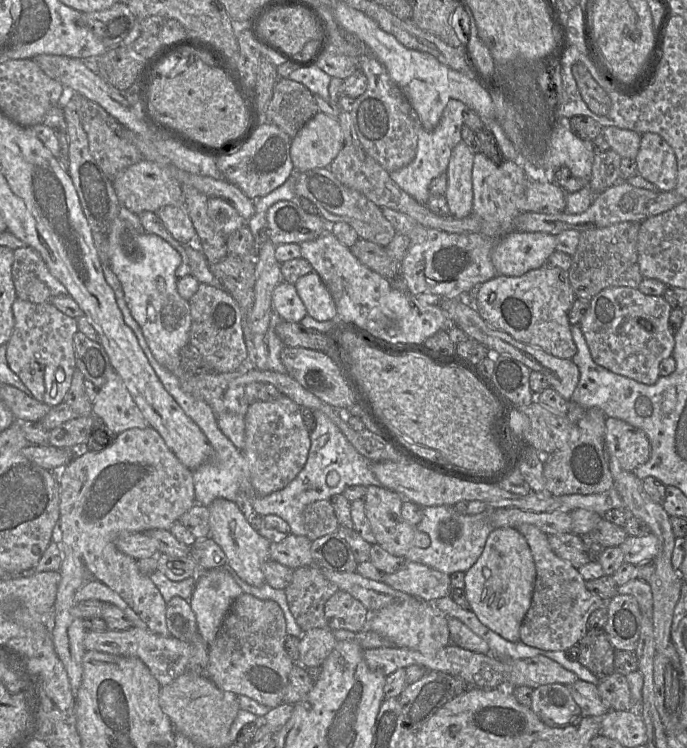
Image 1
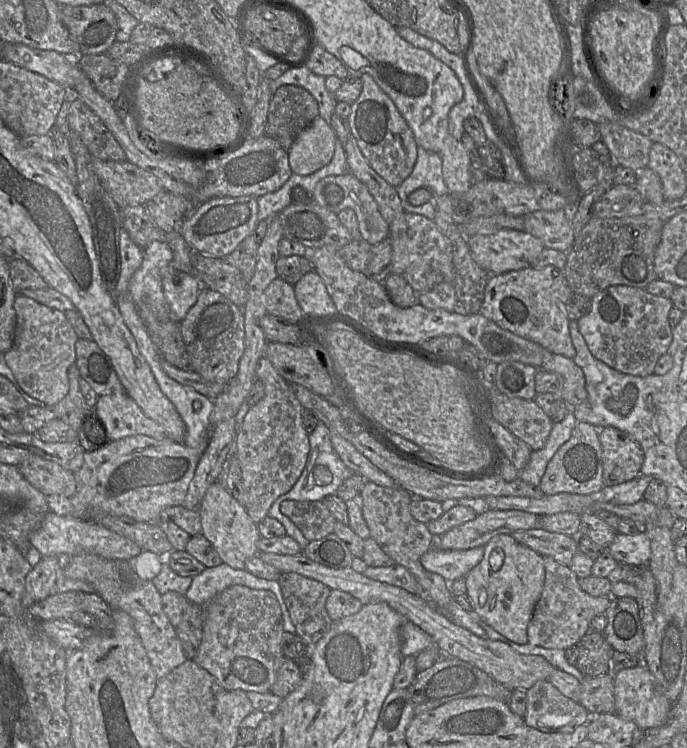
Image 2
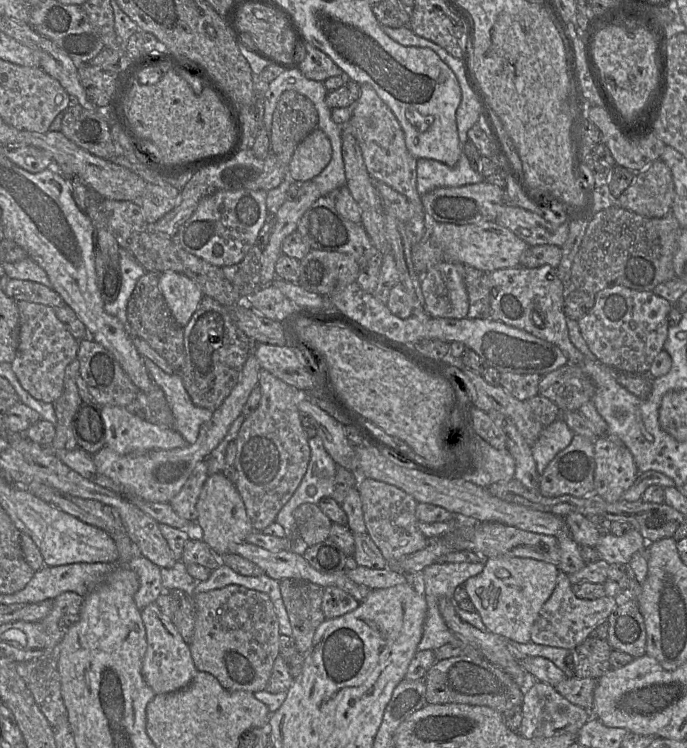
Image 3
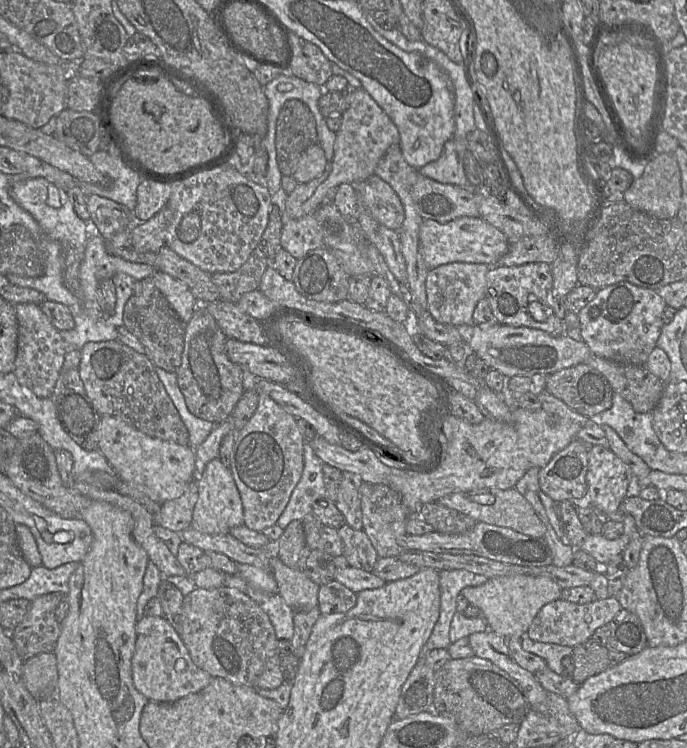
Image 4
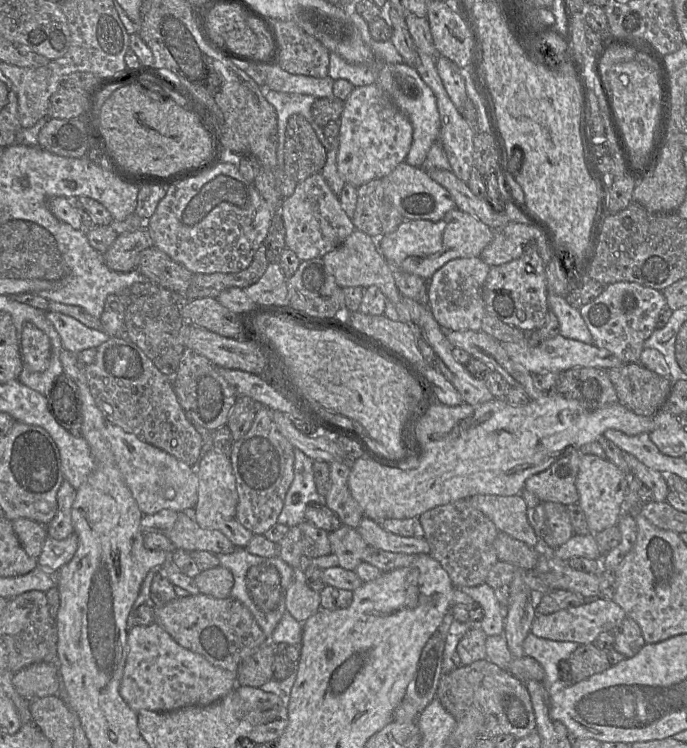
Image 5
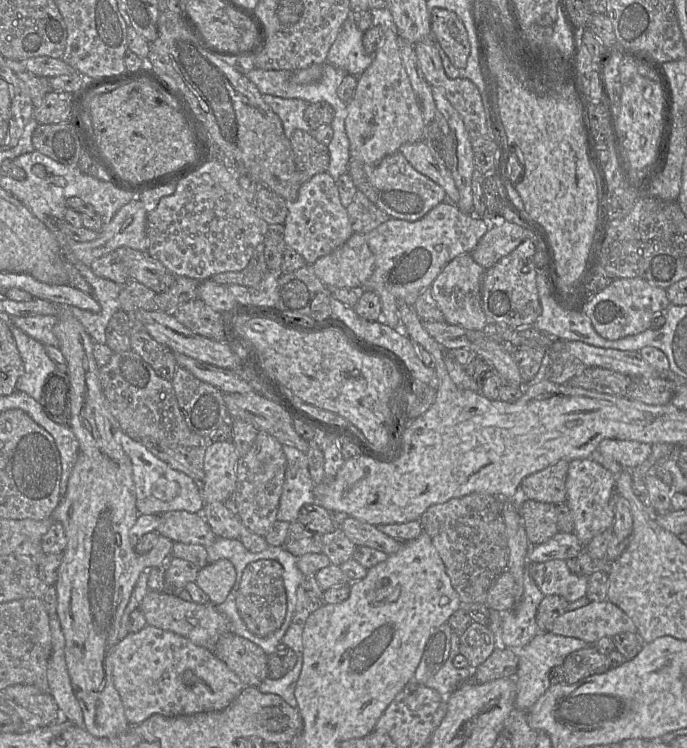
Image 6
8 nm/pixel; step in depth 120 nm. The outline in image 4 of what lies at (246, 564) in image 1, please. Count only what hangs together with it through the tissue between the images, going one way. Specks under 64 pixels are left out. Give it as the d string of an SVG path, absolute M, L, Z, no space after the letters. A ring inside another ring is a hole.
M220 458L211 460L201 475L196 475L198 499L193 509L192 526L210 535L228 534L230 529L244 524L243 506L232 472Z

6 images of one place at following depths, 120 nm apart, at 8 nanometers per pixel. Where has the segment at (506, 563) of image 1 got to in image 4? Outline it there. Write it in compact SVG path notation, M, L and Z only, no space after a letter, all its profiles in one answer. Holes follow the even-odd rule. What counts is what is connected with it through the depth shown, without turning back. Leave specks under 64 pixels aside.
M512 575L489 578L479 586L462 589L469 605L476 606L489 630L504 638L522 638L539 610L547 603L560 598L562 588L546 576Z

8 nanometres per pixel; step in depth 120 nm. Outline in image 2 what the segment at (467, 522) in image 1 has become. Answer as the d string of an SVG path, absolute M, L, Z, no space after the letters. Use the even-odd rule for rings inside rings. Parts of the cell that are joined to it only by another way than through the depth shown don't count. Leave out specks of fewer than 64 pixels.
M484 546L468 550L441 550L432 548L420 557L420 563L429 572L441 575L447 582L465 577L484 557Z

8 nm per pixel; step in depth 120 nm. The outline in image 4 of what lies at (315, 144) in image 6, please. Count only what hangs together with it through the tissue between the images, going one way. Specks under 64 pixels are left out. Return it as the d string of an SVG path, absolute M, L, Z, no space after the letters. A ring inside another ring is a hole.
M298 99L287 100L276 123L276 157L281 173L292 176L301 154L316 143L316 122L309 107Z

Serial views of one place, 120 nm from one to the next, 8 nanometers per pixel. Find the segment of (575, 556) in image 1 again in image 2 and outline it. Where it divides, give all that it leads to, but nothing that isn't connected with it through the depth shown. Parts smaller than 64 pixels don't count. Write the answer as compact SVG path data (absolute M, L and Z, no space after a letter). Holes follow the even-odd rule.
M541 528L518 530L511 535L518 543L566 566L569 566L573 556L579 551L577 537L548 532Z

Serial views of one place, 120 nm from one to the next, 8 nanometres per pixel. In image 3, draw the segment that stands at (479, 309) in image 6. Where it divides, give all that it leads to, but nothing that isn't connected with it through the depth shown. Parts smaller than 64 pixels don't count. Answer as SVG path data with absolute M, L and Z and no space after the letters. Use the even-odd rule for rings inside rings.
M443 261L422 277L421 289L427 309L435 318L466 318L469 299L457 264Z

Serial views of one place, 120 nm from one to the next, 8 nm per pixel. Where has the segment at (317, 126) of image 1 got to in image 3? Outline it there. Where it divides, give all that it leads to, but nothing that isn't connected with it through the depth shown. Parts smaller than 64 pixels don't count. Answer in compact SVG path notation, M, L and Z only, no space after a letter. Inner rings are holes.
M318 127L296 147L287 166L287 175L296 181L309 181L329 164L332 147L328 136Z

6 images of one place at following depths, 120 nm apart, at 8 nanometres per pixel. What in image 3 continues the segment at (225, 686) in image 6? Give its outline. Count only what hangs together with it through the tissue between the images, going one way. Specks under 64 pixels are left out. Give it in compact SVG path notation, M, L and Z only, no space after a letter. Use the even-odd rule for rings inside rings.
M155 602L141 611L146 631L147 648L142 663L142 675L155 694L173 693L185 688L198 671L194 665L189 644L178 632L172 621L165 617Z

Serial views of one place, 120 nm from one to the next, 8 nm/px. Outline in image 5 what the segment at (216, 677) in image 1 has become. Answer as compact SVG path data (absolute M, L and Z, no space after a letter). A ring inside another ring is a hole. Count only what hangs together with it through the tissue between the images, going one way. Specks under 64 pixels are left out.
M201 593L176 597L162 606L154 606L154 616L155 622L179 645L232 672L237 672L240 662L267 641L250 610L232 597L217 599Z

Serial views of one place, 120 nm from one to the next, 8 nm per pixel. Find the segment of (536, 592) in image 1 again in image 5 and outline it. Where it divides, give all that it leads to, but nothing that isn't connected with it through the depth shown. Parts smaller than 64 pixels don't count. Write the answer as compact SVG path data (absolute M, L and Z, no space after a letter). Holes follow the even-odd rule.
M598 597L592 602L558 610L554 613L537 614L529 633L554 641L570 641L580 645L589 644L594 643L600 633L613 631L626 616L625 611L613 600Z

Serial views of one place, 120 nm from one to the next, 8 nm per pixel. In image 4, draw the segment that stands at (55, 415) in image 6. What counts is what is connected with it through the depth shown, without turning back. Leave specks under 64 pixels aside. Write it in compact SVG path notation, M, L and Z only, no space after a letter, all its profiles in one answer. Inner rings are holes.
M65 386L55 405L67 434L84 450L97 450L101 437L102 415L86 395L80 395Z

